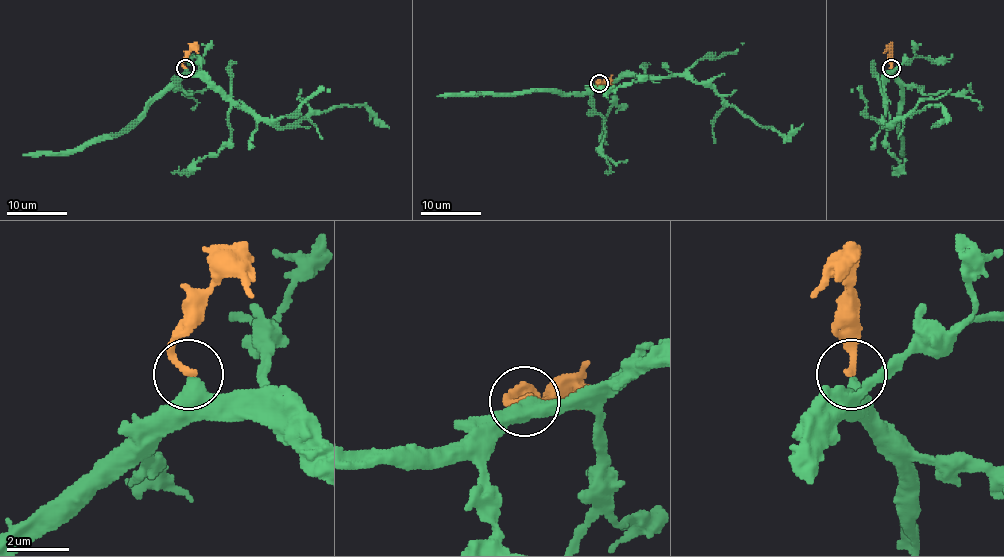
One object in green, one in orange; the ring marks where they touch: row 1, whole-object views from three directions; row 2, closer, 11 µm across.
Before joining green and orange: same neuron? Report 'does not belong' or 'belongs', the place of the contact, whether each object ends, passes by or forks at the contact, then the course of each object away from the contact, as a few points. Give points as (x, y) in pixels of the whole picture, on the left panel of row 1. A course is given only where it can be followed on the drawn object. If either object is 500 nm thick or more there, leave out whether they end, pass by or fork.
belongs; place (185, 68); course green (185, 69), (200, 72), (241, 105), (279, 127), (294, 127), (316, 112), (336, 105), (363, 105), (389, 128); course orange (185, 68), (182, 60), (197, 42)

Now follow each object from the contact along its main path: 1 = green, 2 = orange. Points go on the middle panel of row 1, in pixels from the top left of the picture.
1: (599, 84), (614, 84), (623, 76), (686, 75), (708, 84), (762, 126), (771, 126), (789, 137), (803, 123)
2: (599, 82), (611, 84)

